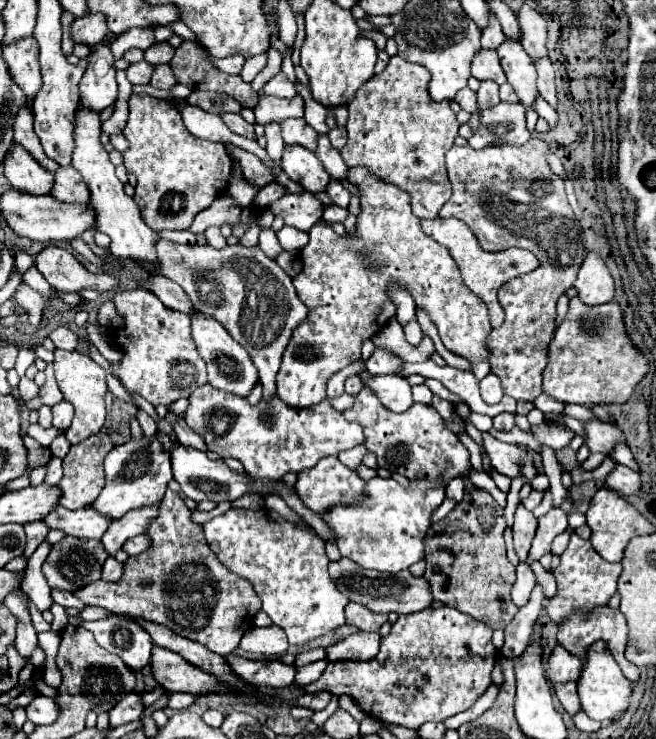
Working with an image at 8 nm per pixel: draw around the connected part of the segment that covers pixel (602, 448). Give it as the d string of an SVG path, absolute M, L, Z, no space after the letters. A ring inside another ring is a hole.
M590 421L584 423L586 427L586 445L590 447L592 453L604 453L610 455L614 445L624 441L624 433L620 427L610 425L610 423L602 423L602 421Z

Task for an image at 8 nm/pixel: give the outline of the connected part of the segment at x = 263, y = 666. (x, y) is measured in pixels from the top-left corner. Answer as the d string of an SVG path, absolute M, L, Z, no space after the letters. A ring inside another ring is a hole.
M228 655L230 667L246 679L246 683L256 687L288 687L294 683L296 667L284 665L280 659L268 657L268 659L242 659L238 655Z

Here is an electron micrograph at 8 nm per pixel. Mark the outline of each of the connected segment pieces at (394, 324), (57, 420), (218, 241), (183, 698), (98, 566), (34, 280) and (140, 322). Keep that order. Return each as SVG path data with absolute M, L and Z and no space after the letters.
M390 319L382 331L378 331L378 335L374 335L374 345L378 347L384 347L384 349L390 349L394 351L398 357L402 357L404 361L410 361L410 363L420 363L420 361L426 361L430 359L430 355L434 353L434 343L428 335L422 337L422 343L418 347L412 347L406 339L404 339L404 331L400 329L400 323L396 319Z
M60 401L58 405L52 407L54 411L54 421L52 421L52 427L60 429L60 431L66 431L72 423L72 415L74 415L74 409L70 407L70 403L66 401Z
M210 227L204 235L206 235L208 245L212 245L214 249L224 249L224 247L226 247L226 239L222 237L222 233L220 233L218 227Z
M182 693L170 695L166 707L170 707L170 709L186 709L186 707L190 707L194 703L194 699L196 699L194 695L182 695Z
M64 537L60 543L52 545L48 559L42 565L42 573L52 589L62 591L78 591L88 583L94 583L102 575L102 565L108 559L108 553L100 539L78 539L78 537Z
M32 265L24 275L22 275L22 281L24 283L28 283L30 287L34 287L36 291L40 291L42 295L46 295L48 299L54 299L54 293L50 291L50 285L48 285L48 281L44 279L44 275Z
M146 289L120 291L114 295L114 305L118 313L124 317L124 327L112 335L112 341L116 341L116 345L120 347L124 359L120 365L112 365L112 371L120 377L120 381L128 391L142 395L146 401L158 407L158 405L170 405L180 397L190 397L194 389L206 383L206 363L198 355L196 343L192 339L192 321L188 315L168 309L154 293Z

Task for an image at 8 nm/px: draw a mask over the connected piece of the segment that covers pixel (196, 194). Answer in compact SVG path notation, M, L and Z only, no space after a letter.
M132 95L130 101L130 117L124 127L124 137L130 143L130 149L124 153L124 167L136 175L136 193L134 201L140 207L142 219L148 227L154 231L164 229L188 229L194 221L194 217L210 207L210 203L226 189L226 183L230 179L232 171L232 159L224 147L224 143L212 143L194 137L180 117L178 107L172 103L166 103L164 99L156 99L150 95Z

